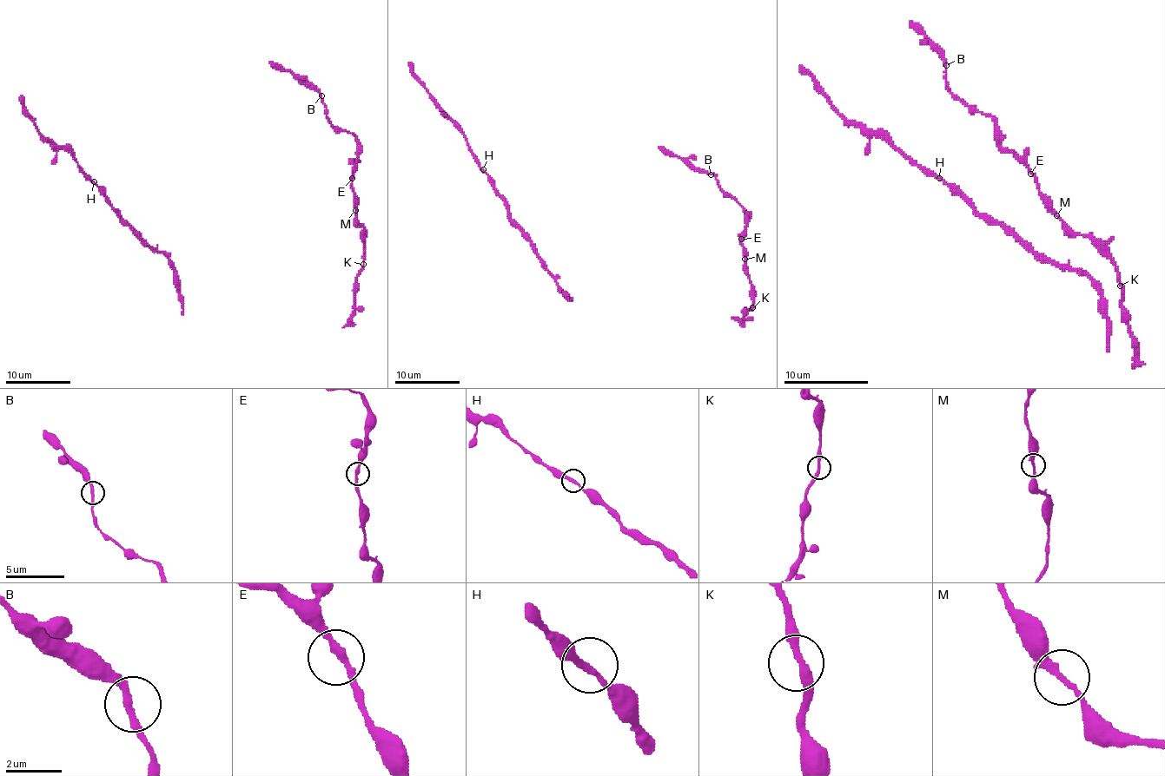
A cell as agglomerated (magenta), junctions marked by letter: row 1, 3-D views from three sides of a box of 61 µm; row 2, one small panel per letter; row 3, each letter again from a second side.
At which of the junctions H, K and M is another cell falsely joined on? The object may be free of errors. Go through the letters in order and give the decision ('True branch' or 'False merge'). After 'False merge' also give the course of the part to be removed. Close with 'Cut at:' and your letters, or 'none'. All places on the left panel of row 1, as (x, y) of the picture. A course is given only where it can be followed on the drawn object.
H: True branch
K: True branch
M: True branch
Cut at: none

